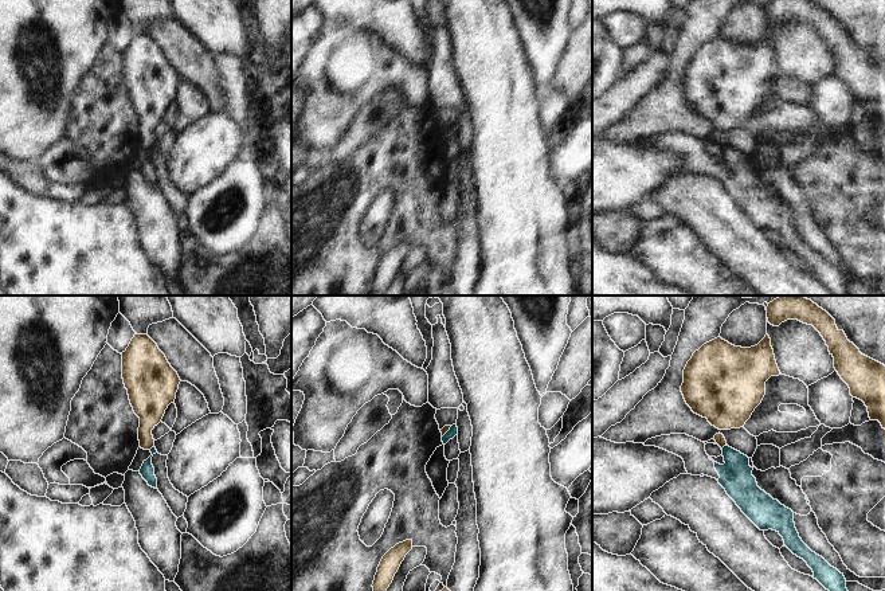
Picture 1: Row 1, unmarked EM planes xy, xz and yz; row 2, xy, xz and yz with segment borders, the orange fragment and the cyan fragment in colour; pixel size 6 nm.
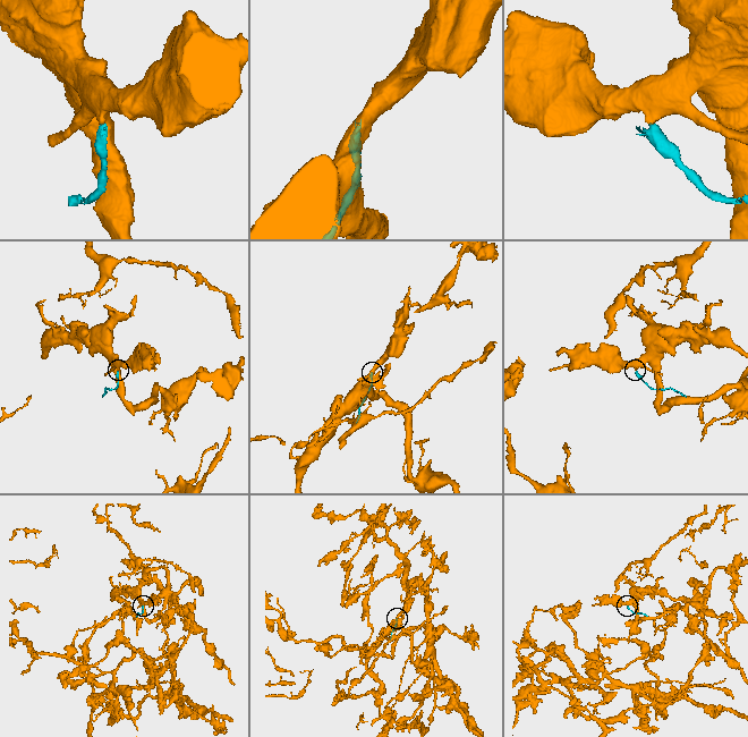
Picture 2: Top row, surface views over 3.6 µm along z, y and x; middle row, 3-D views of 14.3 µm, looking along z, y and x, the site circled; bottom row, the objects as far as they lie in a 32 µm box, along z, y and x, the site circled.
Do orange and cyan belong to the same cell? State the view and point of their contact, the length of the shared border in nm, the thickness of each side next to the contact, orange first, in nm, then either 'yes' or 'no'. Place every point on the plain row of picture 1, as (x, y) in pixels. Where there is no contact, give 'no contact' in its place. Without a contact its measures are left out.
yz (724, 144) | 50 nm | 60/190 nm | no

